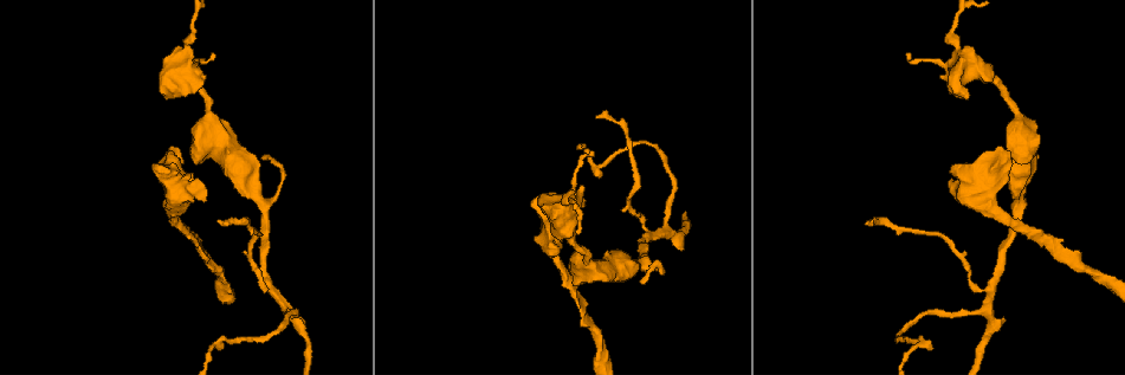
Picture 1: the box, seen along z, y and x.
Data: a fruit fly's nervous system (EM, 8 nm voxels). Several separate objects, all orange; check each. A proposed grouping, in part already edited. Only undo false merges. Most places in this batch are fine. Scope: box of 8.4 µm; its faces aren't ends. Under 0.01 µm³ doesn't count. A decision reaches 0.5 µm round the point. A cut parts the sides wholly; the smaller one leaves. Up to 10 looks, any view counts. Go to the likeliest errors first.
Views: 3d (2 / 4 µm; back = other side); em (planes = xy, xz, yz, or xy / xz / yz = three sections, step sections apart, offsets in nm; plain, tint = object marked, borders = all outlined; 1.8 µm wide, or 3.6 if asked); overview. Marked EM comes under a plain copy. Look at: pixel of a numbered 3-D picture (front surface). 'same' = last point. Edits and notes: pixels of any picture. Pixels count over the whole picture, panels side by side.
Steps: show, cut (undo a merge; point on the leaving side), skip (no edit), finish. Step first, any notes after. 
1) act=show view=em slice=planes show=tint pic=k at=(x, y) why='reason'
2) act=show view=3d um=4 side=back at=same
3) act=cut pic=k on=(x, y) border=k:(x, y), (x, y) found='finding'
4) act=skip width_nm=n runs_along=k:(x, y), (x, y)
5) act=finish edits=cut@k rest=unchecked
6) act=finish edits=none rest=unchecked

act=show view=3d um=4 pic=1 at=(547, 226) why='sharp bend'

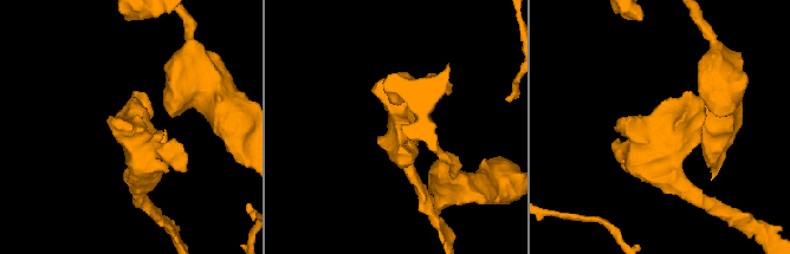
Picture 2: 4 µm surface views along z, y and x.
act=show view=em slice=planes show=tint pic=2 at=(664, 142)

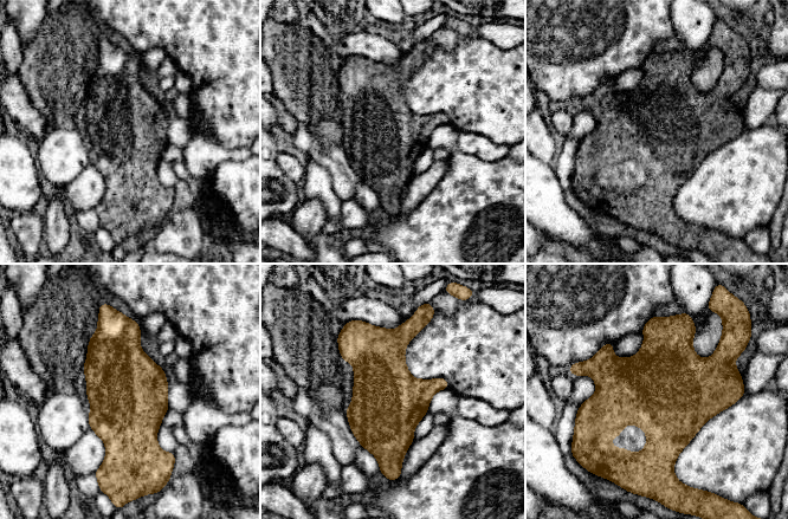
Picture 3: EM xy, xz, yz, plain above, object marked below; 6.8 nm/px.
act=skip found='continuous, no second cell'

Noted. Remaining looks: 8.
act=show view=em slice=xz step=8 show=tint pic=1 at=(195, 33) why='thick turns thin'

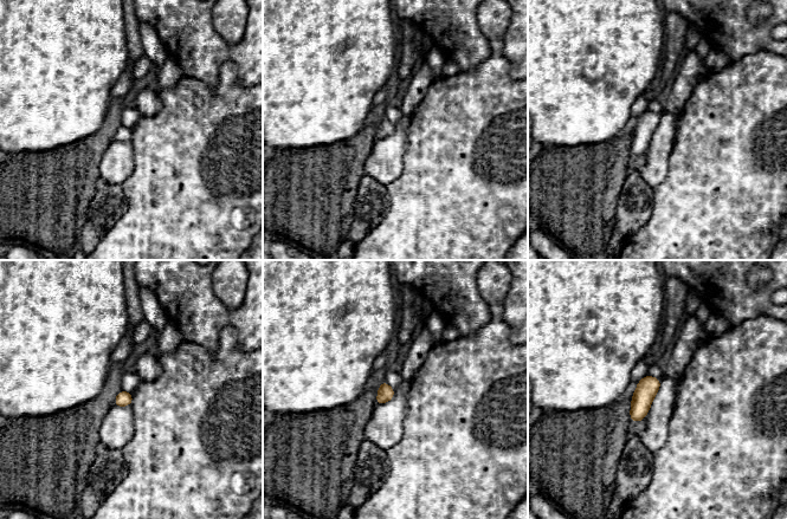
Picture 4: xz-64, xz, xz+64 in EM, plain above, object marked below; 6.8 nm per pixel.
act=skip width_nm=100 found='one cell here'

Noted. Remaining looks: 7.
act=show view=em slice=planes show=borders pic=1 at=(264, 285) why='two arms in line, one across'

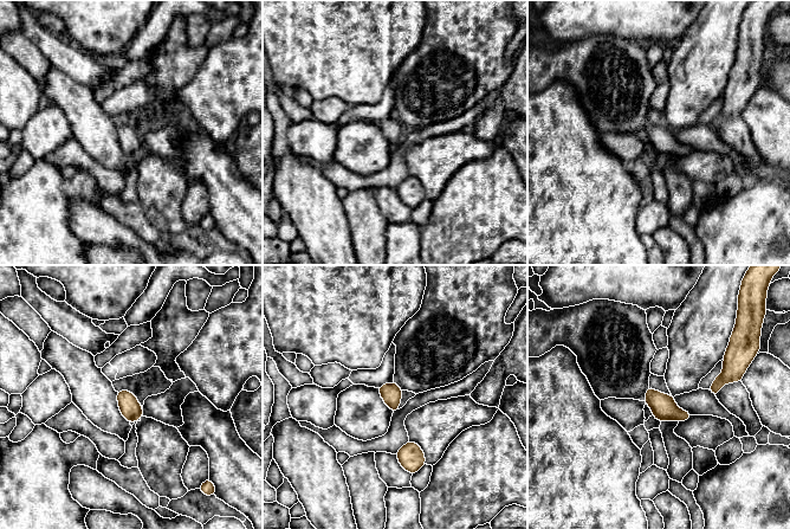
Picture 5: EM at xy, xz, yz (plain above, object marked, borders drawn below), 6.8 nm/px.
act=skip found='continuous, no second cell'

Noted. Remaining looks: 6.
act=finish edits=none rest=unchecked

